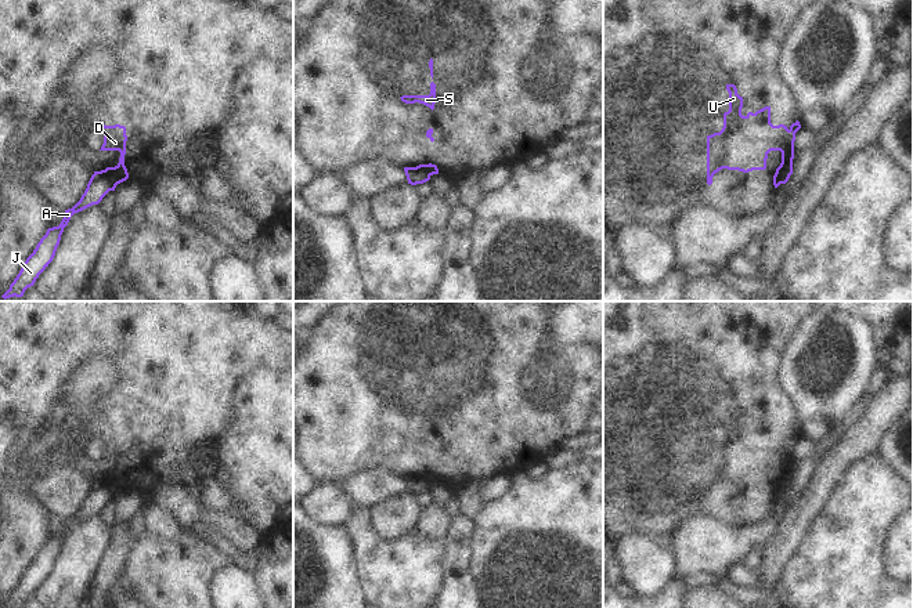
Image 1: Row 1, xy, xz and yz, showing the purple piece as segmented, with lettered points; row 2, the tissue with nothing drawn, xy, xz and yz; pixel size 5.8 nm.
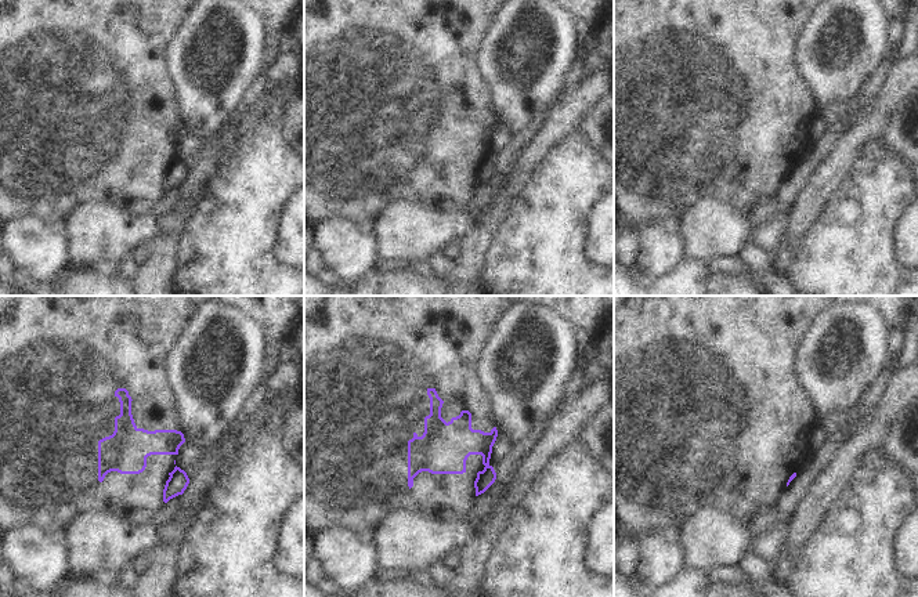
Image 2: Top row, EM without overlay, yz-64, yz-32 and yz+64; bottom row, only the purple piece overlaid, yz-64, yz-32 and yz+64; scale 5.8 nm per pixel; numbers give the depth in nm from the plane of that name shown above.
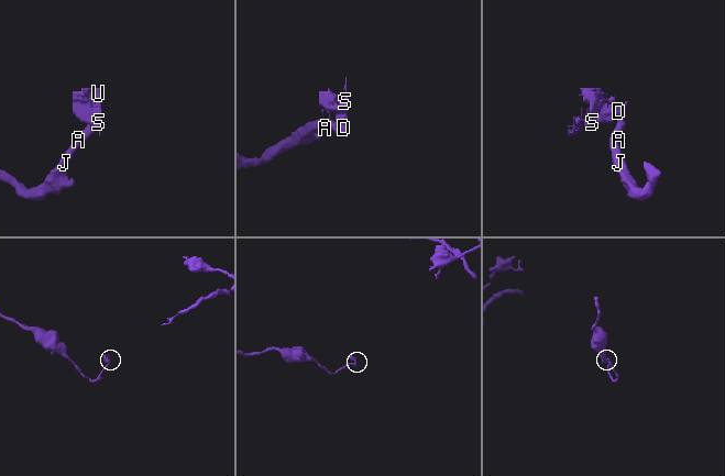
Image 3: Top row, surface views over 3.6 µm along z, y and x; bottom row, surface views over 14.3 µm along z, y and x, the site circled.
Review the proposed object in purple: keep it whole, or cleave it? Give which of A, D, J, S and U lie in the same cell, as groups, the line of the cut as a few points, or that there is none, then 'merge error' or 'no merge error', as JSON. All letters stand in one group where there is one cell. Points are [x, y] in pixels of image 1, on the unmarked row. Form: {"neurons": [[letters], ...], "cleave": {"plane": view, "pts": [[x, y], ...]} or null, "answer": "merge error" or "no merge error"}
{"neurons": [["A", "J"], ["D", "S", "U"]], "cleave": {"plane": "yz", "pts": [[791, 471], [787, 471], [780, 480], [779, 492]]}, "answer": "merge error"}

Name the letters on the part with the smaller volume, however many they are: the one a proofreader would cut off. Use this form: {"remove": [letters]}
{"remove": ["D", "S", "U"]}

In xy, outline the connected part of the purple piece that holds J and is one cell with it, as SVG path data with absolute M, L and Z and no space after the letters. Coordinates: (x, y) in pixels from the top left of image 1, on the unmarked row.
M101 479L94 481L80 510L65 520L64 528L58 536L48 538L46 544L40 549L33 562L24 572L19 583L10 594L10 598L1 605L3 608L22 607L25 600L35 594L39 585L53 571L57 557L61 550L64 538L68 535L71 526L93 514L98 514L102 507L116 497L116 481Z

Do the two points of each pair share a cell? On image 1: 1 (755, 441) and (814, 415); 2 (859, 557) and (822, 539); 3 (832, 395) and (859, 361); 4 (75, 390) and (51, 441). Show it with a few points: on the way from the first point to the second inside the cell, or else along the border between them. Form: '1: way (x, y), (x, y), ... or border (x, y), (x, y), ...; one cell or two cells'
1: border (783, 393), (794, 406), (797, 430), (801, 435); two cells
2: way (850, 556), (844, 550), (832, 549); one cell
3: way (834, 387), (851, 369); one cell
4: way (75, 402), (75, 409), (60, 429); one cell

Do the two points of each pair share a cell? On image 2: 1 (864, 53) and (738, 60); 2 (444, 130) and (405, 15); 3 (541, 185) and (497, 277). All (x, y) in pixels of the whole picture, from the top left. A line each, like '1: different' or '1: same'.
1: different
2: same
3: same

